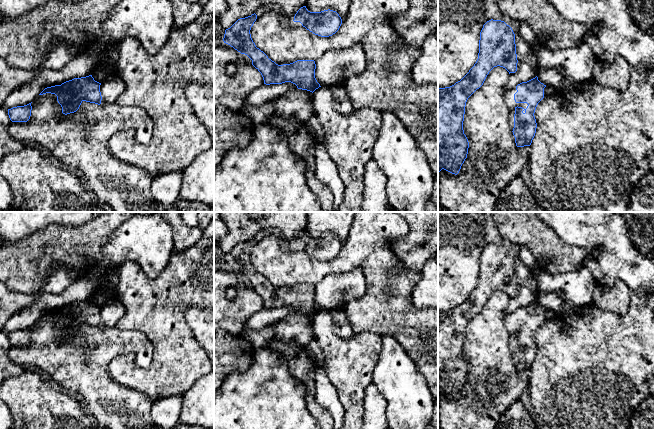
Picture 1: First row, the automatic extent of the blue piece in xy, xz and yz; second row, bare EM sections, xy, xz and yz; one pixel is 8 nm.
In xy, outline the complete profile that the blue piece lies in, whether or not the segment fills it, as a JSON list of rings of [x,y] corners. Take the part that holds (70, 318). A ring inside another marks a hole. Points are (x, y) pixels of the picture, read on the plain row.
[[[89,299],[47,311],[39,319],[55,318],[62,331],[62,337],[67,339],[76,336],[83,325],[100,329],[102,324],[100,309],[101,307]]]

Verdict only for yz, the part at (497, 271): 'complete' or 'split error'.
complete

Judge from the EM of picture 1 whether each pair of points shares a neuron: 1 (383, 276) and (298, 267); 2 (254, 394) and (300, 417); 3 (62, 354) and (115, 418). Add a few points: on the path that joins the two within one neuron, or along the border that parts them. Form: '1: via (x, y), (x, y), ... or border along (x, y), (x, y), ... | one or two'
1: via (362, 262), (342, 262), (334, 266), (319, 267) | one
2: via (265, 405), (277, 417), (289, 417) | one
3: via (78, 370), (106, 399), (106, 402) | one

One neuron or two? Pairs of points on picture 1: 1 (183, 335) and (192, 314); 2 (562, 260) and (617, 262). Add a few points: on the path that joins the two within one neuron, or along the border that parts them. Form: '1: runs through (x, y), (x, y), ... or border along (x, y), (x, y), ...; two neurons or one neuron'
1: border along (190, 306), (185, 310), (184, 318), (200, 344); two neurons
2: border along (567, 243), (584, 249), (582, 265); two neurons

